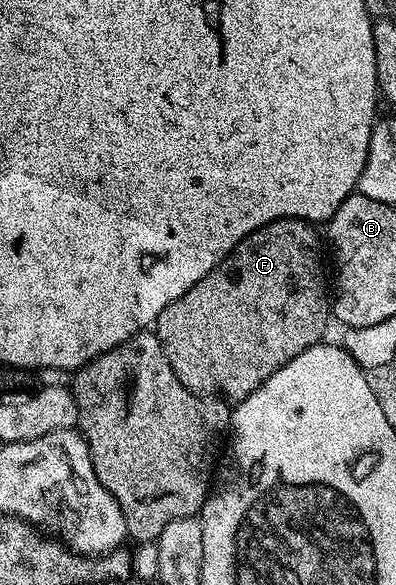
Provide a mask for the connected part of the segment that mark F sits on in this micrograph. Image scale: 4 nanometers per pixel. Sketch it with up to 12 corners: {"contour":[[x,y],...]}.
{"contour":[[318,230],[246,235],[154,321],[181,385],[240,403],[326,336]]}

